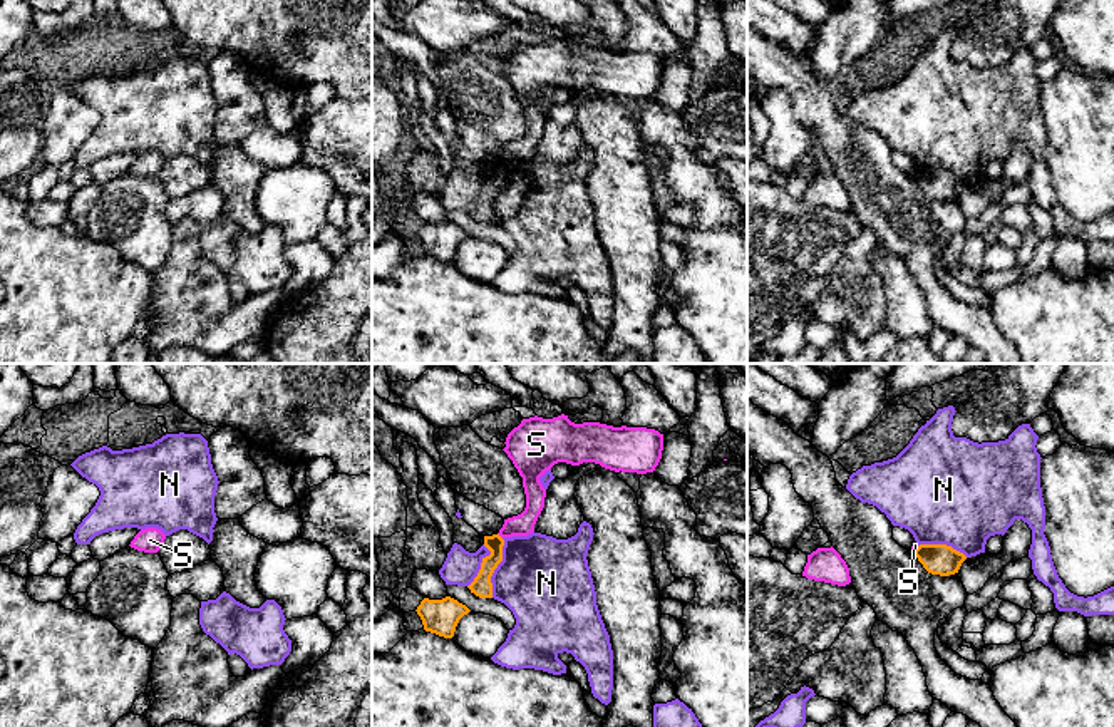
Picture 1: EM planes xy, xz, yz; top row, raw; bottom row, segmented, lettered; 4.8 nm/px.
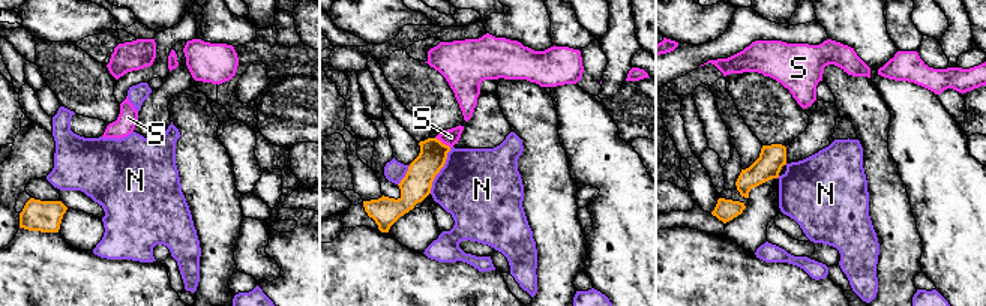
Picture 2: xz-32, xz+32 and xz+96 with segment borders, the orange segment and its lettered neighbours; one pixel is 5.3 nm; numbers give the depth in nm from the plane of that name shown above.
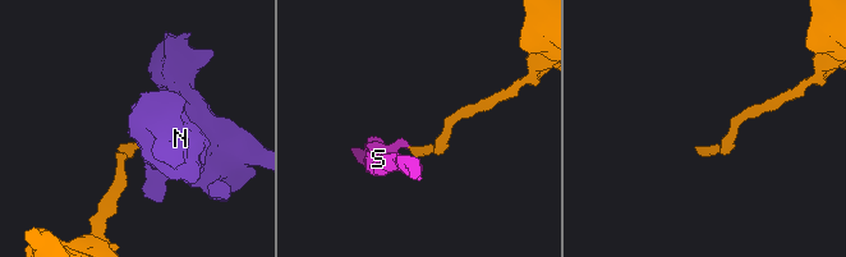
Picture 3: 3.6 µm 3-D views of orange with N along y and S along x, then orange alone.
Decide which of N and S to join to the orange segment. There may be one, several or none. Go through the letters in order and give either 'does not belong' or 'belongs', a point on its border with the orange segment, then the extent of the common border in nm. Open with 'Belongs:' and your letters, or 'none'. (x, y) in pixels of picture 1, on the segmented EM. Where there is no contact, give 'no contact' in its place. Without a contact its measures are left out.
Belongs: none
N: does not belong; meets orange in xz at (496, 567); contact 300 nm long
S: does not belong; meets orange in xz at (500, 536); contact 40 nm long

